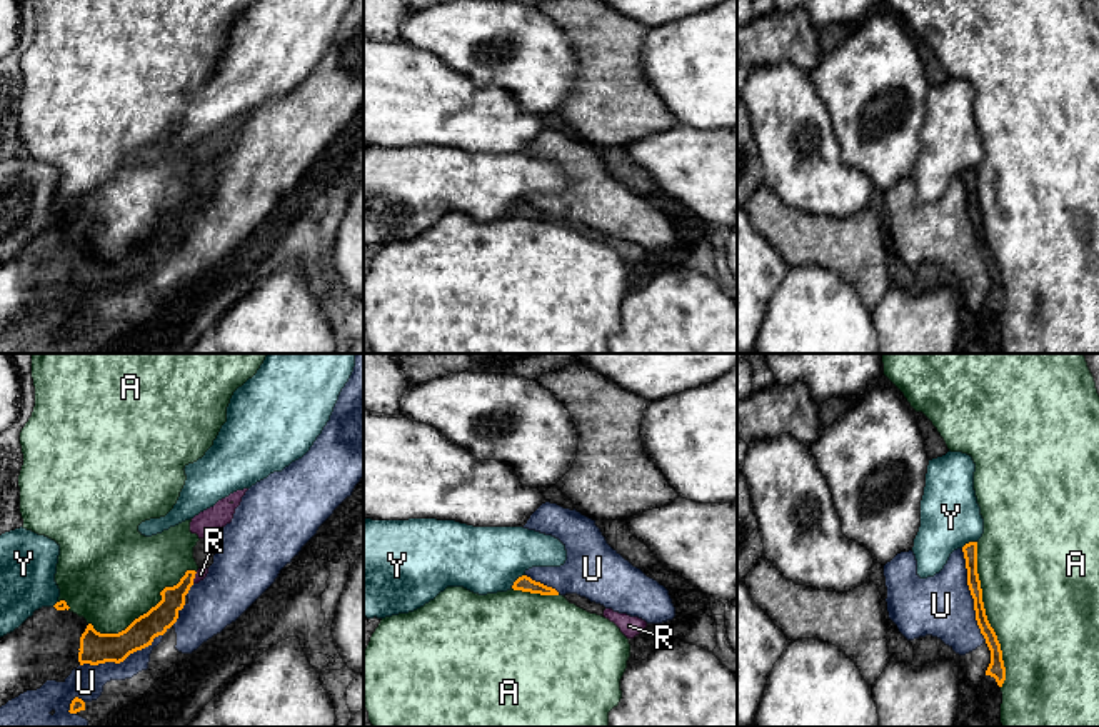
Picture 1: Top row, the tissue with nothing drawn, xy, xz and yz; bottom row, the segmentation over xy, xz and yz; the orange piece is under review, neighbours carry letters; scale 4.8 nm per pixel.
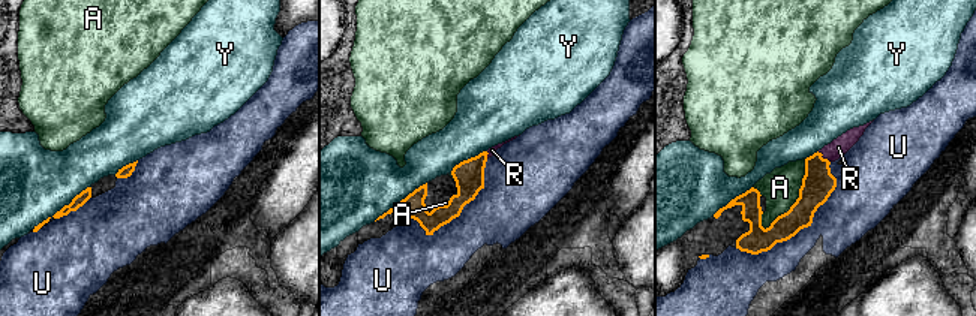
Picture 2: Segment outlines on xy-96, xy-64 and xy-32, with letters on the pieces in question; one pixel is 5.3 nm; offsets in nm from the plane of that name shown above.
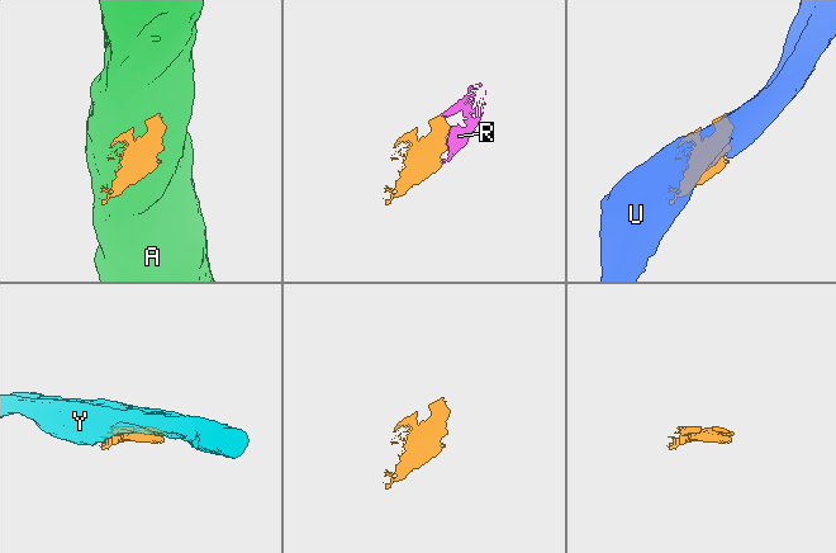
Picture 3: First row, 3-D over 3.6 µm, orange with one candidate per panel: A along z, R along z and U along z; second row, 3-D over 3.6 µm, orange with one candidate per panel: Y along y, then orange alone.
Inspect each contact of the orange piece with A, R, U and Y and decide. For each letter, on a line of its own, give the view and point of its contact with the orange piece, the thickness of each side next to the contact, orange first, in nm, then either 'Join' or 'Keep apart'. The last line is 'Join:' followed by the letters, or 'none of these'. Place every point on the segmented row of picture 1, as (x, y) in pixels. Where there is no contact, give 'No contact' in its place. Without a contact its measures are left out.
A: Touches orange at yz (986, 616). Thickness 70 nm (orange) against 500 nm. Keep apart
R: Touches orange at xy (194, 577). Thickness 130 nm (orange) against 50 nm. Join
U: Touches orange at yz (971, 594). Thickness 70 nm (orange) against 300 nm. Keep apart
Y: Touches orange at xz (516, 581). Thickness 80 nm (orange) against 320 nm. Keep apart
Join: R

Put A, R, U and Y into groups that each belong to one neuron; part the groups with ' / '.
A / R / U / Y

